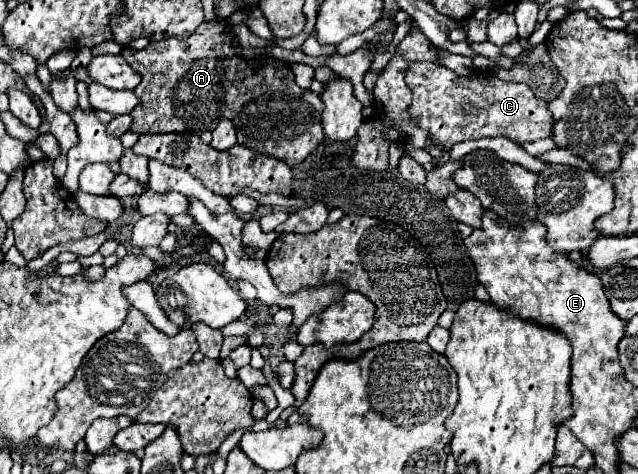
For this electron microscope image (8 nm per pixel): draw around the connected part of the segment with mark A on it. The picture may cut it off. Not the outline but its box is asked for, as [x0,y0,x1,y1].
[121,16,323,166]

